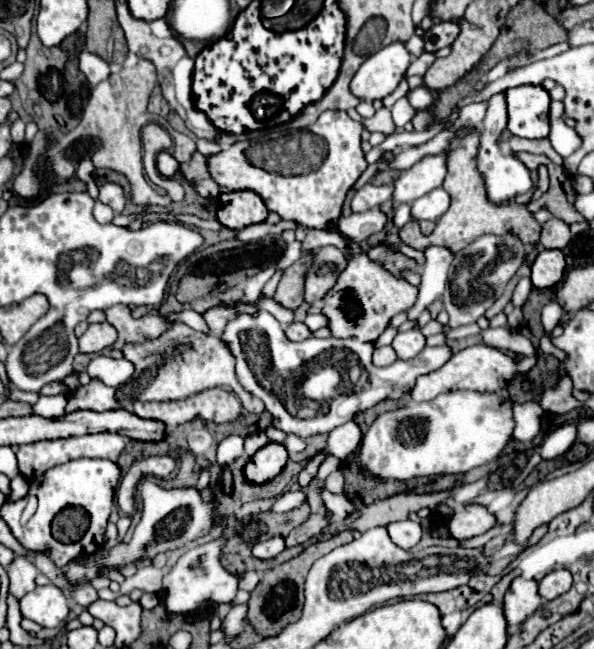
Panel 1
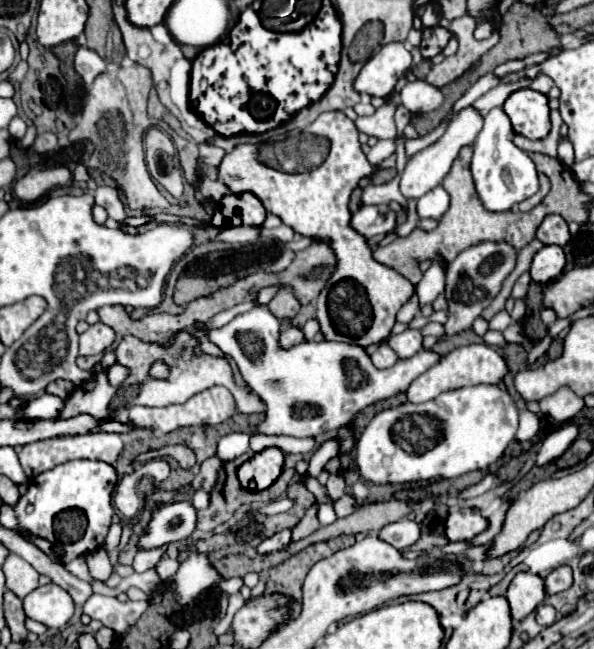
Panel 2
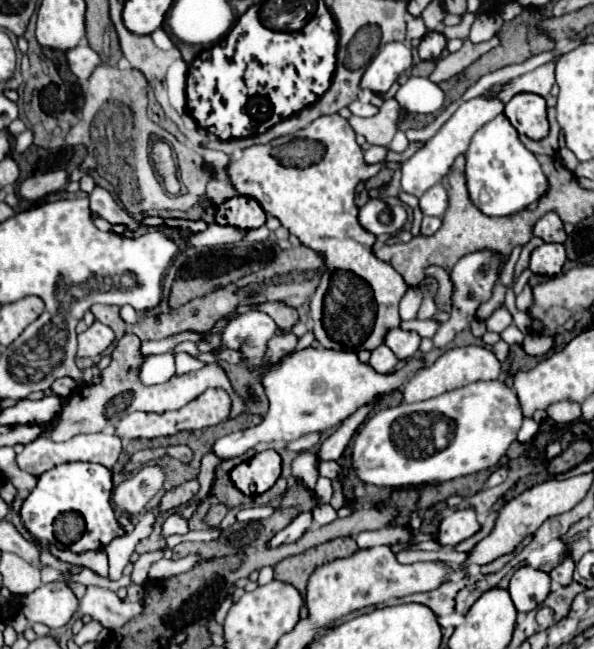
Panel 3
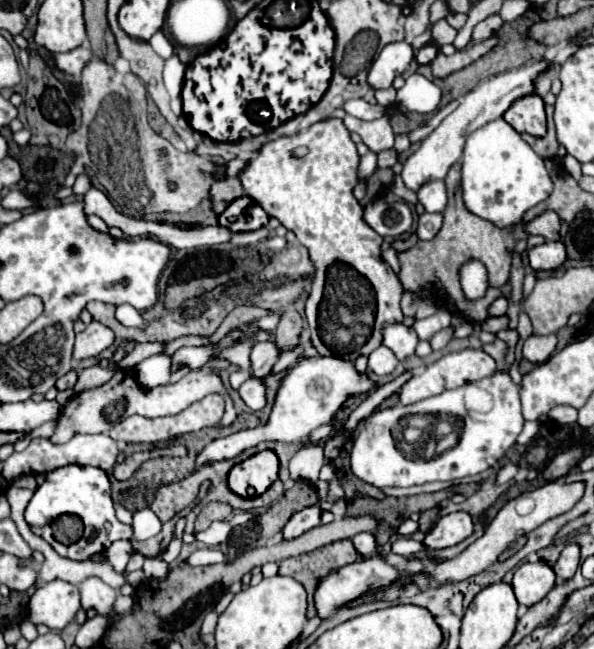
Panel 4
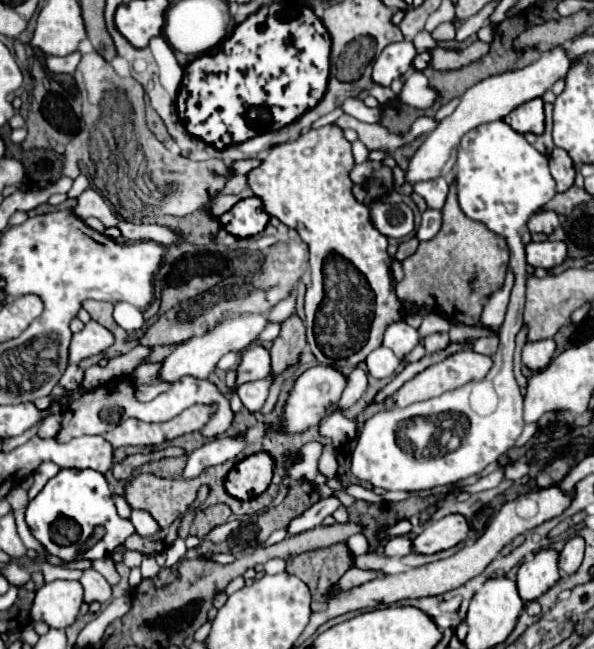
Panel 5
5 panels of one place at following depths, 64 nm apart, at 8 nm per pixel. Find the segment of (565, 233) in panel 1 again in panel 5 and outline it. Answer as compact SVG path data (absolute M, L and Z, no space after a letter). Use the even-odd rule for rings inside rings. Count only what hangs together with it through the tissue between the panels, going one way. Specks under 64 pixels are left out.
M544 210L544 212L538 212L534 214L530 220L528 220L528 230L534 234L534 232L544 232L544 234L552 234L556 228L560 226L560 218L556 212L552 210Z

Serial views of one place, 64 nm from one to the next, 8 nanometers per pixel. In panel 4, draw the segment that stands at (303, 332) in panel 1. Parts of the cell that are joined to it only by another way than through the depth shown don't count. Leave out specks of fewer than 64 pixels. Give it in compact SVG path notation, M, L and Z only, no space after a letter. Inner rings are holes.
M272 340L258 342L258 344L252 348L252 354L250 354L252 374L258 376L258 378L262 378L264 374L268 374L268 372L272 370L272 366L276 364L280 352L282 352L282 350L278 350L276 342L272 342Z

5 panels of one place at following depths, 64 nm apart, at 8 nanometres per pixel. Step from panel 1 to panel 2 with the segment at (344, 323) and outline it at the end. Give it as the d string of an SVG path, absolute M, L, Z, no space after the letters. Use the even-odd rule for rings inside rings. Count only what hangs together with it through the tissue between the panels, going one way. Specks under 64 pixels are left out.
M336 110L320 114L308 126L308 132L330 140L328 158L312 172L284 174L280 170L268 168L256 160L258 146L240 144L232 152L226 152L218 166L218 174L230 192L256 194L262 200L264 208L276 214L294 232L312 236L316 240L330 240L330 246L334 248L338 258L338 266L330 278L330 286L320 294L316 302L316 318L320 322L320 330L326 340L370 346L390 334L392 326L396 324L396 312L412 298L414 286L396 270L376 262L366 238L362 238L348 226L350 194L358 186L360 178L368 176L374 170L360 148L356 124L344 112Z

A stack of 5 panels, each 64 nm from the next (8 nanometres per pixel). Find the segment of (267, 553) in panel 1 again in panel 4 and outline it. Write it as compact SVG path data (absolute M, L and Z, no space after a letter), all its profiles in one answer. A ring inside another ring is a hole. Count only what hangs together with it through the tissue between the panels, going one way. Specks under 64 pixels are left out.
M320 502L316 506L310 506L310 508L304 508L300 512L296 512L290 522L284 526L282 530L282 538L284 540L292 540L292 538L298 538L302 536L304 532L308 532L310 528L318 526L320 524L320 512L322 510L330 510L332 508L332 502Z

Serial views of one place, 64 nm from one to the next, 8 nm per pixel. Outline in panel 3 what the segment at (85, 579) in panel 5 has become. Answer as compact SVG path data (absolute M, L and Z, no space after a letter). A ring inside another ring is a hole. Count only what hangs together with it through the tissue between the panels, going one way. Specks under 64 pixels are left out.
M88 586L86 594L82 598L80 610L82 610L82 614L92 616L92 620L98 620L104 628L118 630L128 620L138 616L144 610L144 604L120 600L114 592L106 590L106 588Z

